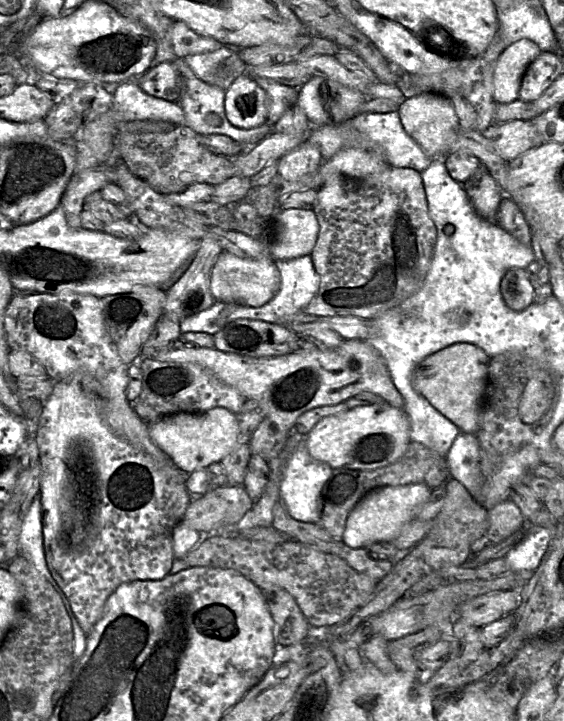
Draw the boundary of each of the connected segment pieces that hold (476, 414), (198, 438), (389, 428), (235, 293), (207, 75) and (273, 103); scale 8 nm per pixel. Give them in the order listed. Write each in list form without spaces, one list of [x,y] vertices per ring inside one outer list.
[[[468,343],[448,346],[422,360],[413,370],[411,384],[461,431],[476,435],[487,392],[490,356]]]
[[[216,407],[203,413],[177,413],[149,424],[154,443],[185,474],[205,470],[228,455],[241,441],[236,415],[226,408]]]
[[[386,402],[349,408],[322,419],[306,436],[313,459],[334,468],[376,469],[399,460],[412,442],[410,421],[404,409]]]
[[[222,251],[211,270],[210,291],[215,301],[259,307],[270,301],[280,287],[280,275],[270,257],[246,259]]]
[[[224,46],[214,51],[194,53],[179,59],[184,59],[204,83],[226,90],[227,77],[220,74],[220,66],[232,53],[231,49]]]
[[[257,78],[256,82],[267,94],[268,117],[266,124],[272,127],[287,109],[297,103],[299,88],[270,79]]]

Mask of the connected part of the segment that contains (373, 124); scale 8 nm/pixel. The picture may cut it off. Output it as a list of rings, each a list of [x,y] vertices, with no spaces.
[[[398,110],[392,112],[371,112],[359,114],[356,115],[351,121],[357,130],[356,138],[358,140],[358,145],[352,147],[360,147],[370,150],[383,157],[387,164],[397,167],[407,167],[417,172],[422,172],[432,162],[432,159],[424,153],[422,148],[407,134],[403,128]]]

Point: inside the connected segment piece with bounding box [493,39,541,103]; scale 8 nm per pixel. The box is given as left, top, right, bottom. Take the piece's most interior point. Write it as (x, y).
(512, 63)

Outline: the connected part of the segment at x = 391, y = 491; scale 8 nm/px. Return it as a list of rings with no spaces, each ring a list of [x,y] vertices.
[[[424,483],[400,486],[383,486],[367,493],[349,515],[342,540],[351,548],[368,548],[379,542],[392,542],[403,526],[415,519],[421,506],[431,495],[431,489]]]

